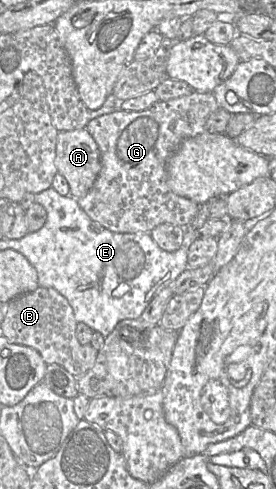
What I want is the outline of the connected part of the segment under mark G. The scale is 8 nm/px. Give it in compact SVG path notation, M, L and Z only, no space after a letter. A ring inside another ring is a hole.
M193 91L187 96L157 101L143 111L119 110L90 120L85 129L99 147L101 170L89 192L77 199L79 206L91 220L117 233L150 233L156 226L164 223L188 226L198 213L200 205L171 191L167 185L167 161L183 141L205 132L209 116L218 108L212 93Z

